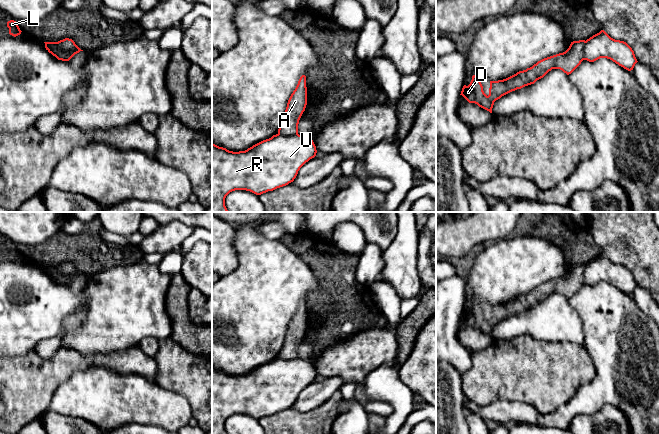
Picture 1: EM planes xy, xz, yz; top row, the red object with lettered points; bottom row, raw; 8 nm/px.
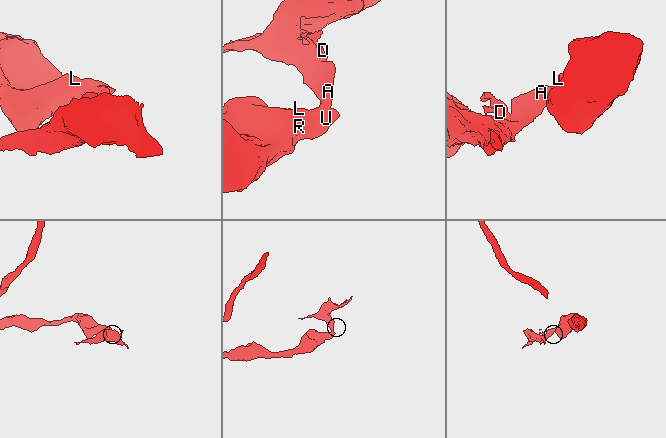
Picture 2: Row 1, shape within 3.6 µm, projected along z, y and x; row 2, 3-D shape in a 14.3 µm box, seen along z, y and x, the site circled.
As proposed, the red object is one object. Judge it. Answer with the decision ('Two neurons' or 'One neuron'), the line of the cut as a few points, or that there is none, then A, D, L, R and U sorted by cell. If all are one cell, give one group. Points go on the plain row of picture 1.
Two neurons. Split along xy (57, 266), (57, 269), (64, 276), (71, 275), (76, 269). Groups: A D / L R U

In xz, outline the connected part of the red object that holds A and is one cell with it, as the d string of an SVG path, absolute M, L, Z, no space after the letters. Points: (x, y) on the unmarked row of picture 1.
M302 299L298 308L291 318L285 339L281 350L278 353L279 359L296 359L298 358L299 344L305 335L307 329L307 311L306 300Z

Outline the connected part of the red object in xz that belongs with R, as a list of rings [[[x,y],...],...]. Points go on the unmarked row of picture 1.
[[[273,359],[245,375],[233,376],[212,367],[212,434],[227,434],[226,420],[235,414],[246,414],[256,419],[288,409],[300,392],[316,380],[311,360]]]

